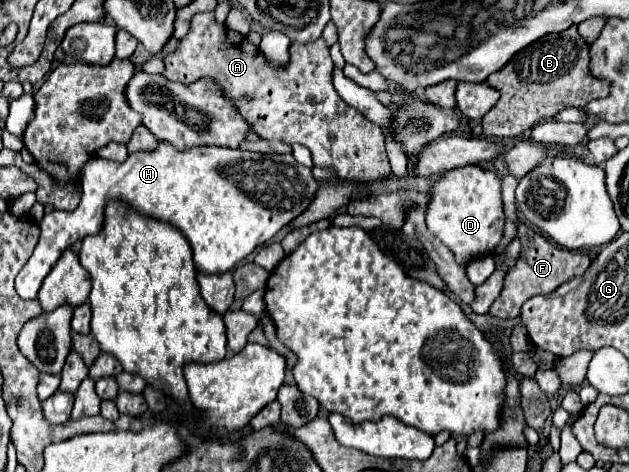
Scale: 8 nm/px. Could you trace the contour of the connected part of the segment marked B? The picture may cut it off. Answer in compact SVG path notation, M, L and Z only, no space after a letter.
M571 25L561 33L549 33L521 49L503 69L487 77L487 85L493 85L501 97L483 117L481 125L485 137L517 137L535 123L555 117L567 107L585 107L593 99L607 97L611 91L607 79L591 75L589 43L579 35L577 25Z

